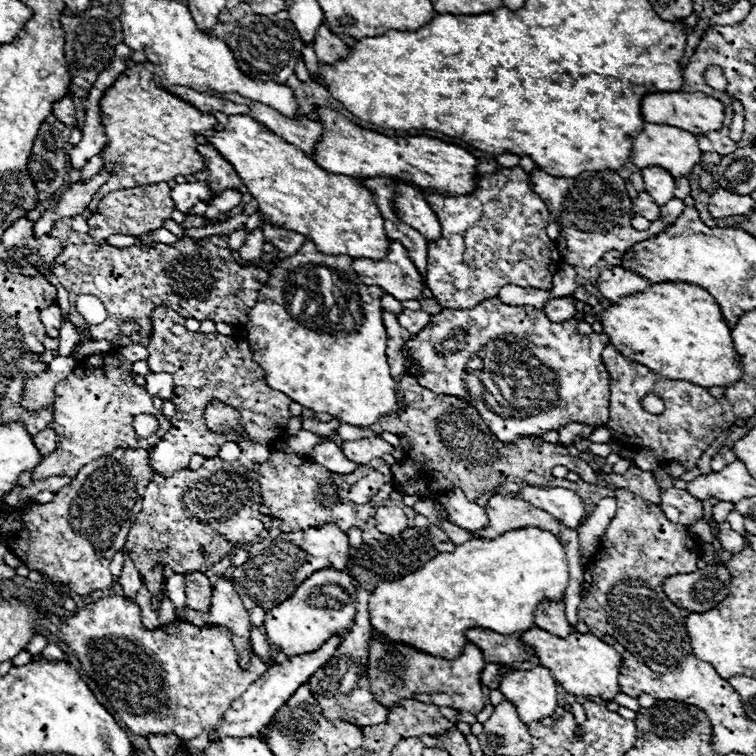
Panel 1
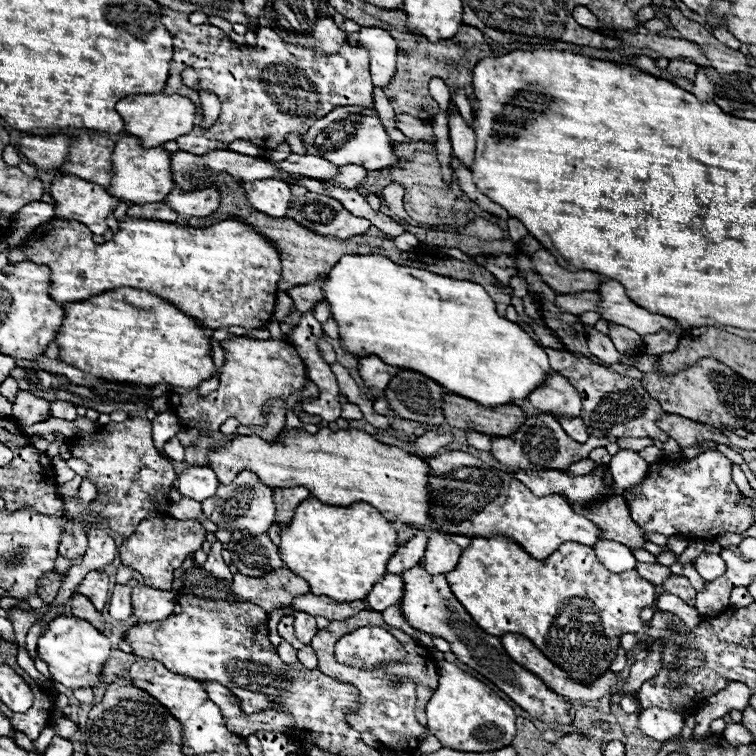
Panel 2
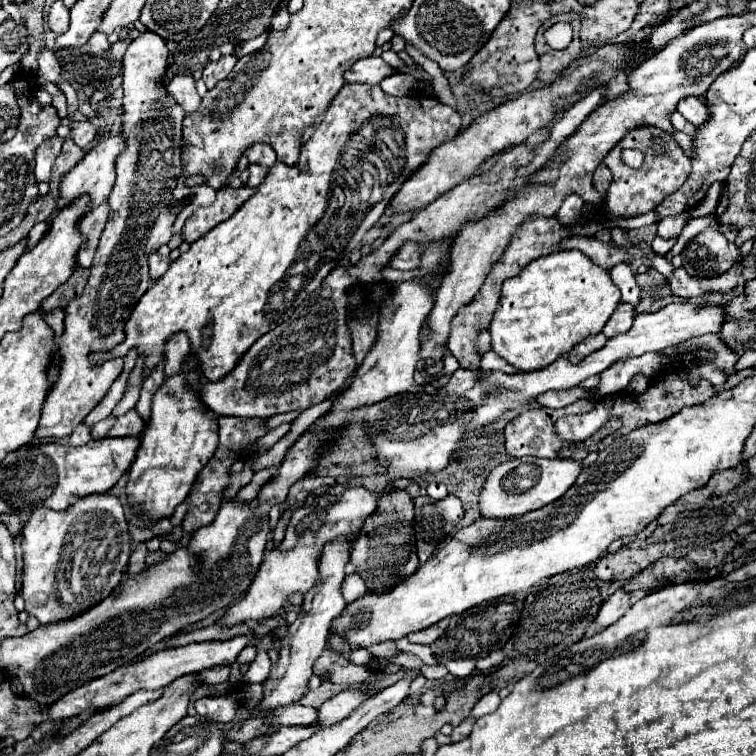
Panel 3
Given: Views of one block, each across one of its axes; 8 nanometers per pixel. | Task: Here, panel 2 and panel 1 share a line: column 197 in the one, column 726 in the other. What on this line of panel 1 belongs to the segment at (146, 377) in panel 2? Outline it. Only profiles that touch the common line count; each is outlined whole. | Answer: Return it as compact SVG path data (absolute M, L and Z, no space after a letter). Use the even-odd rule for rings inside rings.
M650 284L642 294L630 294L608 306L600 322L620 354L658 370L666 378L688 380L702 388L728 388L742 378L742 356L732 344L728 322L710 292L696 284Z

